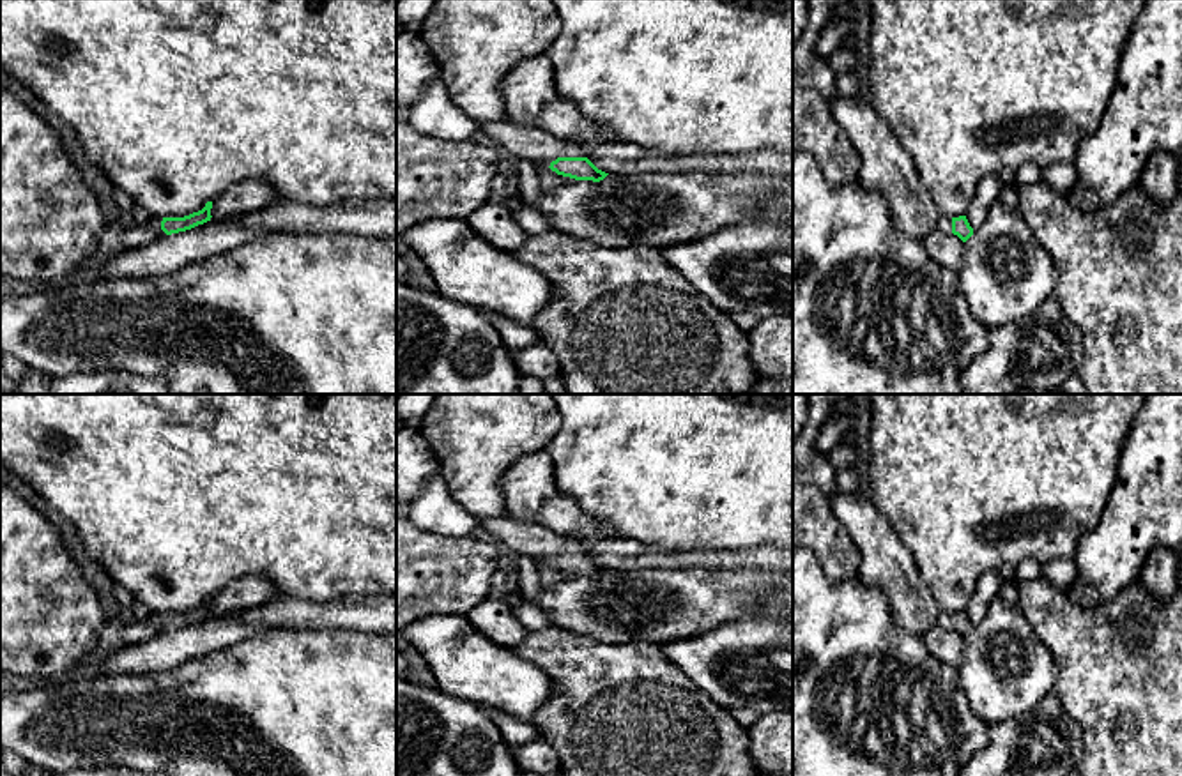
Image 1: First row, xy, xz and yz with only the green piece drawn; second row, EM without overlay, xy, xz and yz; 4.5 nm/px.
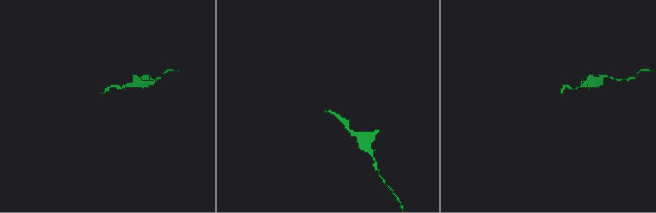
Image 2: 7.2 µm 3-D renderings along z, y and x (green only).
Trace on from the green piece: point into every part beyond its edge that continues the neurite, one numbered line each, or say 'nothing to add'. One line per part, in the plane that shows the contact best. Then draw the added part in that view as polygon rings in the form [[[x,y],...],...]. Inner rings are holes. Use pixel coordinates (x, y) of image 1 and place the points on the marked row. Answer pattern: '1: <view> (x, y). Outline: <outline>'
1: xz (535, 145). Outline: [[[508,120],[478,124],[478,129],[506,147],[517,159],[529,161],[534,168],[549,168],[557,157],[584,156],[584,148],[577,143]]]

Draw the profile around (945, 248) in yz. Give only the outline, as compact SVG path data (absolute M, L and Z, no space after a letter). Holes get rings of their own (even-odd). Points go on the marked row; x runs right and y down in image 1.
M934 230L922 242L933 260L956 274L961 270L964 242L957 235Z

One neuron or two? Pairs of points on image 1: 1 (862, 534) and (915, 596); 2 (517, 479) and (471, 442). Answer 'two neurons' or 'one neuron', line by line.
1: one neuron
2: two neurons

